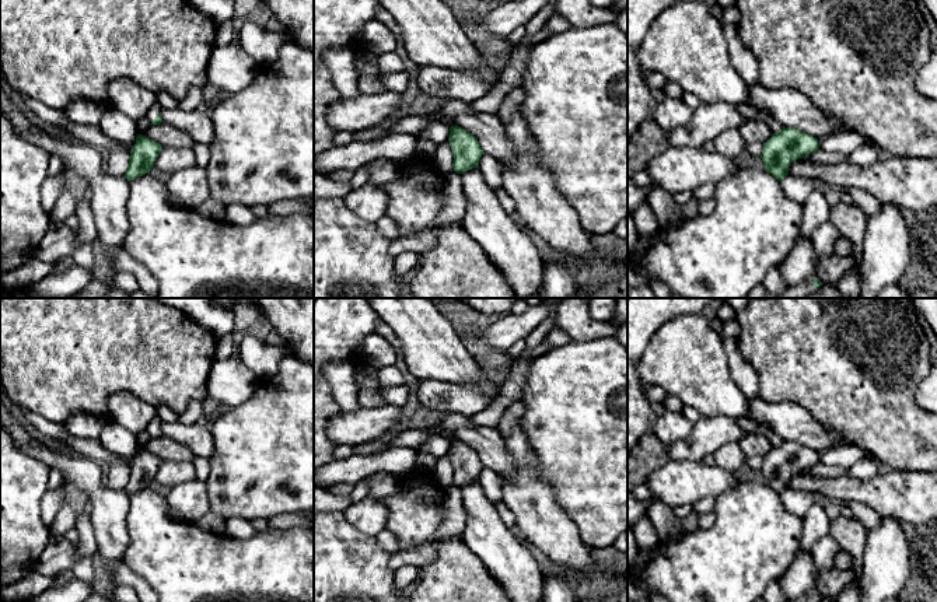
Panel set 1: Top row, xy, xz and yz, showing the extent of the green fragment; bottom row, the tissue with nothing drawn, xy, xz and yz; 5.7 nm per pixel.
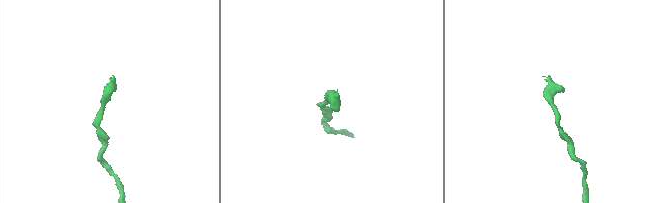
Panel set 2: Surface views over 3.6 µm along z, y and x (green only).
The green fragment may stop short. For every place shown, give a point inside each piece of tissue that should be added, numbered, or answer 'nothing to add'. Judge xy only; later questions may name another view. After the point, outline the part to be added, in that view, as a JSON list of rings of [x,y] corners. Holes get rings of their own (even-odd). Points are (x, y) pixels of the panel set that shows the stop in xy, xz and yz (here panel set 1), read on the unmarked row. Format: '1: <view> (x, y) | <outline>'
1: xy (156, 422) | [[[154,417],[153,420],[151,420],[151,423],[148,424],[148,427],[147,427],[147,431],[150,433],[150,434],[154,434],[160,427],[161,427],[161,419],[160,417]]]

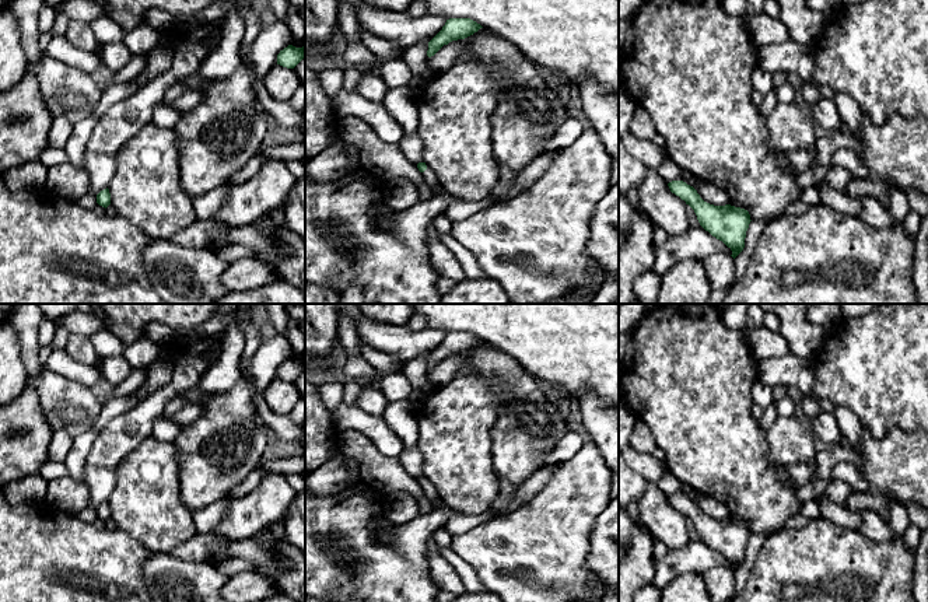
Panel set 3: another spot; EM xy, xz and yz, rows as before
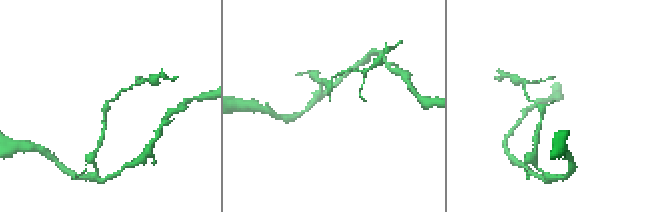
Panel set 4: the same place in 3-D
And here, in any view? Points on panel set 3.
1: xz (430, 492) | [[[427,480],[427,483],[424,486],[421,486],[426,497],[430,500],[430,503],[434,505],[435,508],[435,504],[441,500],[437,489],[433,486],[431,482]]]

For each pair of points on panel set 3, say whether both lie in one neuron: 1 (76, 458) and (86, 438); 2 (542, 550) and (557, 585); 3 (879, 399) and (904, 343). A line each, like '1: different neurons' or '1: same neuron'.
1: same neuron
2: same neuron
3: same neuron

